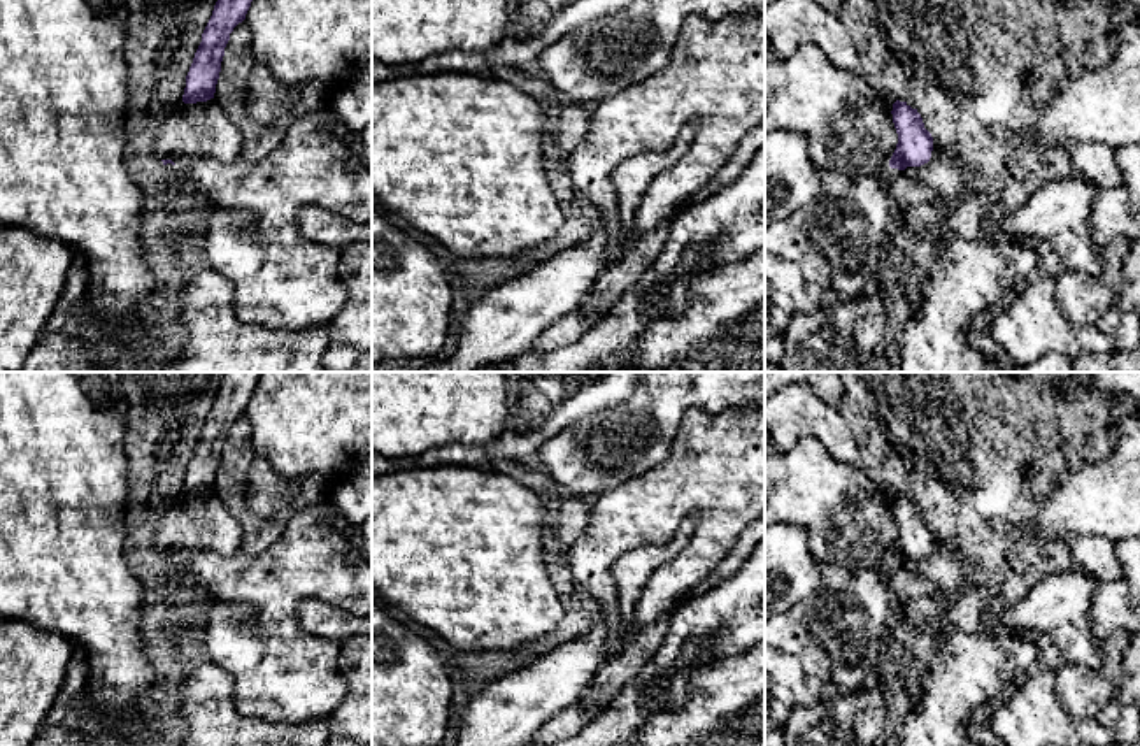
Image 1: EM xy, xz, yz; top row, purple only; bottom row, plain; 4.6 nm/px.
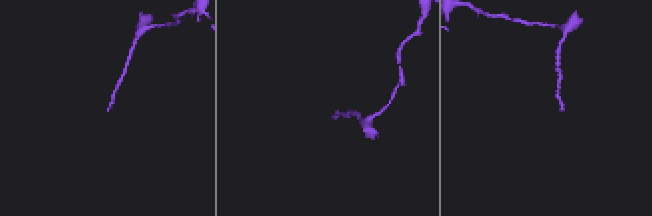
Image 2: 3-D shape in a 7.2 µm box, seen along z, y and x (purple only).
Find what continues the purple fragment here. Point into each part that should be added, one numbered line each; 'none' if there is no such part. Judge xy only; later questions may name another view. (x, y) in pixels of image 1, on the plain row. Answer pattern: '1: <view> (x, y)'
1: xy (172, 569)

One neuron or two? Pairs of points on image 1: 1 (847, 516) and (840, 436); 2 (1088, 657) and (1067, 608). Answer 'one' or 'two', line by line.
1: two
2: one

